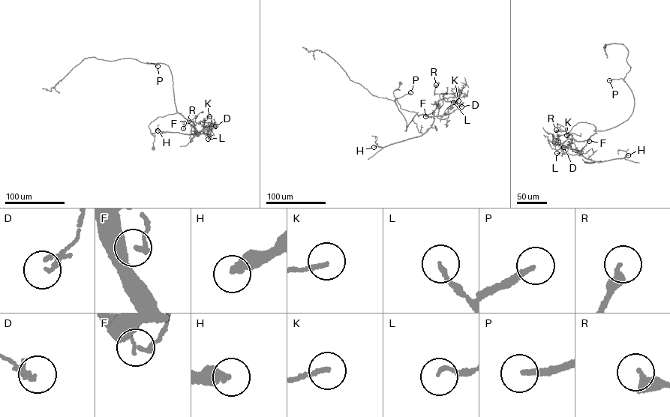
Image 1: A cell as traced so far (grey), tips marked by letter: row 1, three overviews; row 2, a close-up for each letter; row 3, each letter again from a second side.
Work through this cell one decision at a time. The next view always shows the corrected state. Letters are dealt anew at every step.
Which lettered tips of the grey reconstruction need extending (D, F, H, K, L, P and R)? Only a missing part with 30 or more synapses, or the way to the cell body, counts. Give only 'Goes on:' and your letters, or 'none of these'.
Goes on: H, P

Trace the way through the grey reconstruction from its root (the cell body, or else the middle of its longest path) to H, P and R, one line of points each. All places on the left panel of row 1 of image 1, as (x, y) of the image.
H: (153, 148), (154, 139), (148, 125), (158, 117), (181, 114), (199, 133), (157, 130)
P: (153, 148), (150, 123), (158, 117), (178, 112), (169, 67), (146, 63), (157, 66)
R: (153, 148), (154, 139), (148, 125), (157, 117), (181, 114), (193, 124), (188, 121), (183, 128)

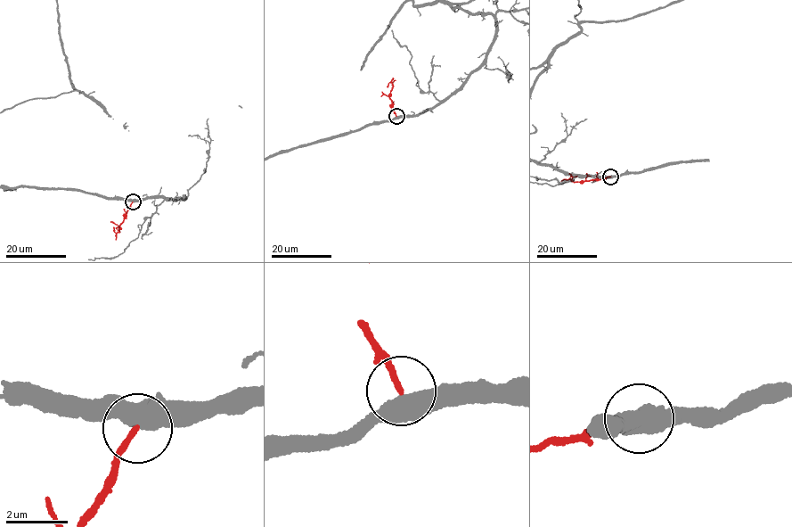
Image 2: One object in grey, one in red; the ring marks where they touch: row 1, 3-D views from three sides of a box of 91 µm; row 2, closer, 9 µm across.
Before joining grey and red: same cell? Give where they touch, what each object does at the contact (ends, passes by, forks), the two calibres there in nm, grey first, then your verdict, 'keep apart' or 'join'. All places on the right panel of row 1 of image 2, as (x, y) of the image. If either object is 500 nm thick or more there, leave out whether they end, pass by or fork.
at (610, 177); grey passes by; red ends there; 480 nm thick on the grey side, 160 nm on the other; join

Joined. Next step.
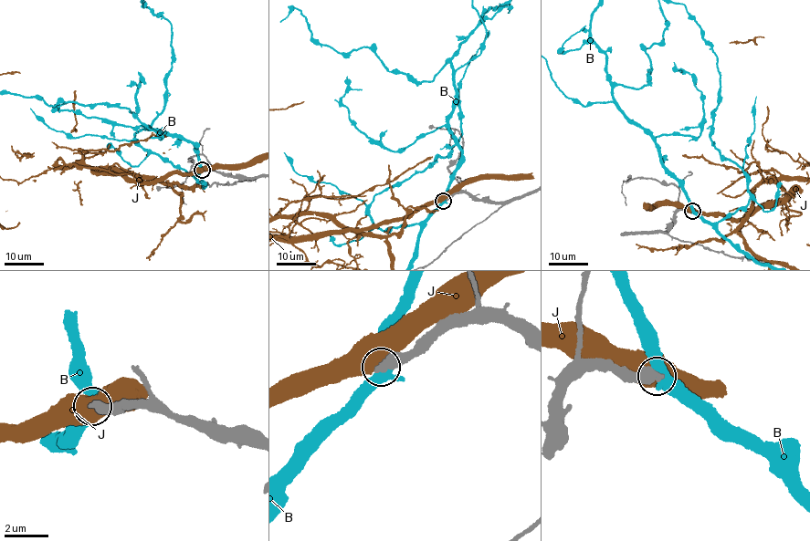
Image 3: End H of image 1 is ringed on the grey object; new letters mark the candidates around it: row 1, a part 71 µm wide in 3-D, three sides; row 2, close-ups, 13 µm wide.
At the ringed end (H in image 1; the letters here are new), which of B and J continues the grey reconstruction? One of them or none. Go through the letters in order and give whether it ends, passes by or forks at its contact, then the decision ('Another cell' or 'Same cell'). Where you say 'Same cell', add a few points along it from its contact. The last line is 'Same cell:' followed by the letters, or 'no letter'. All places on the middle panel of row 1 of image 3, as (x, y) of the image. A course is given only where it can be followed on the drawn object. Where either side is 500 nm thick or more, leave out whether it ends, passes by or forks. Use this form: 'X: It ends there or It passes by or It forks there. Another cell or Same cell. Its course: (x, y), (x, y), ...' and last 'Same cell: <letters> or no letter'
B: Another cell
J: Another cell
Same cell: no letter

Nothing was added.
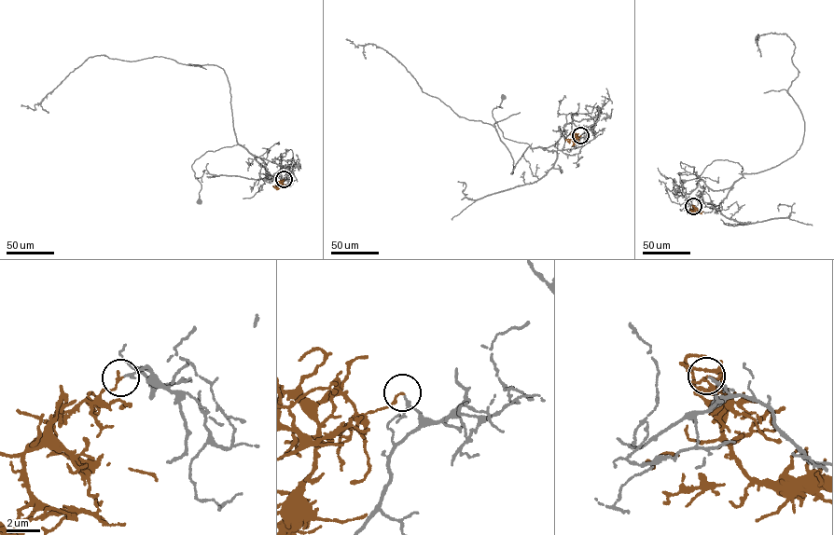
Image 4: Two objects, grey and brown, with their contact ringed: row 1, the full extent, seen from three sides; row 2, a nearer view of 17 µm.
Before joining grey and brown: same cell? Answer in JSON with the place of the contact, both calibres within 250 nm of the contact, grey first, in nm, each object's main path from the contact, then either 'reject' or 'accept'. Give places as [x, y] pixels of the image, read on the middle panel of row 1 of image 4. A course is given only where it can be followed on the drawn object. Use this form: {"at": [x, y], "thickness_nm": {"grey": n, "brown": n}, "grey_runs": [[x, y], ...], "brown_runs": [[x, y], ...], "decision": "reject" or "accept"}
{"at": [580, 135], "thickness_nm": {"grey": 110, "brown": 170}, "grey_runs": [[580, 136], [569, 152], [531, 148], [527, 144], [504, 137], [492, 112], [496, 106], [502, 107], [504, 97]], "brown_runs": [[580, 135], [565, 140]], "decision": "accept"}

